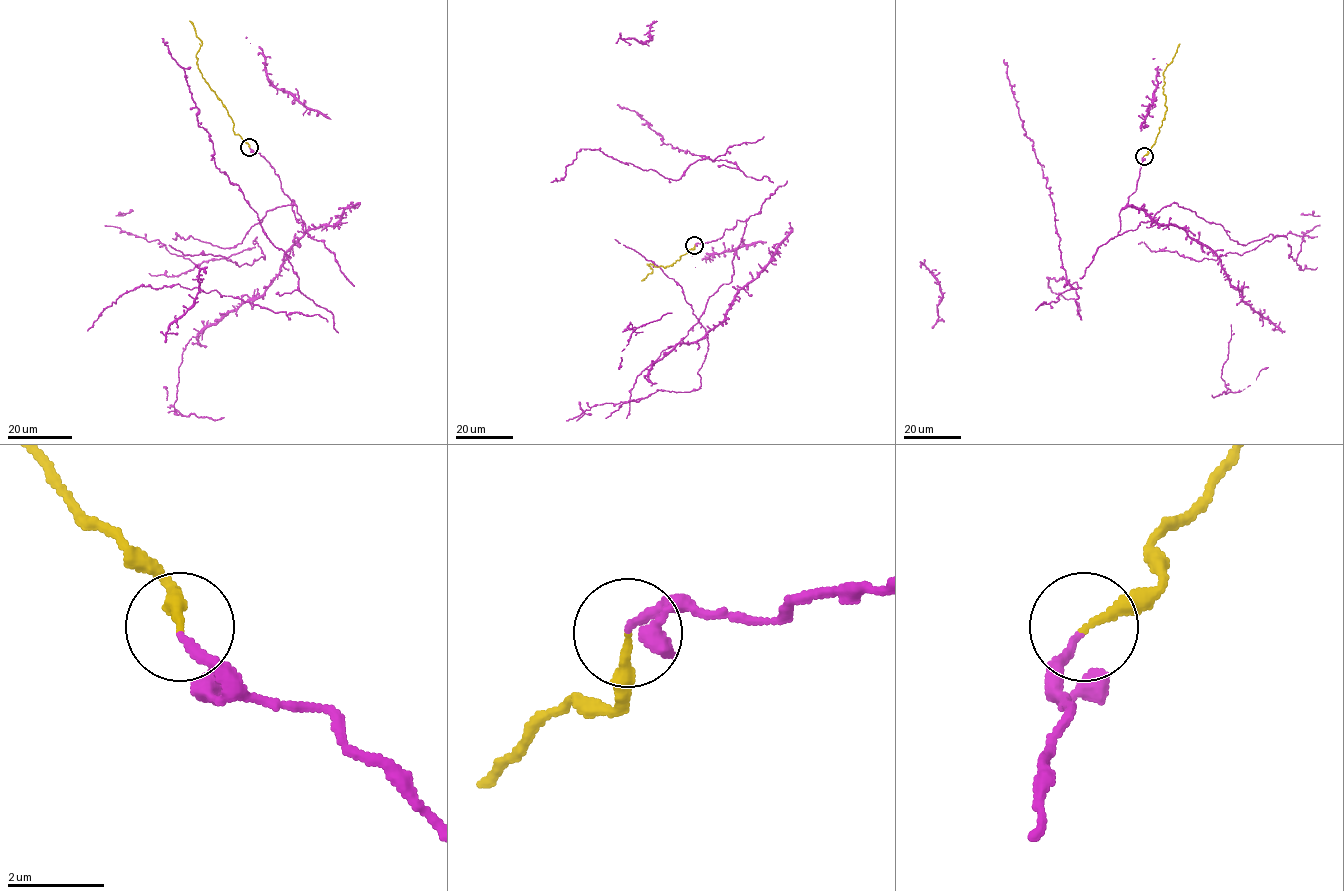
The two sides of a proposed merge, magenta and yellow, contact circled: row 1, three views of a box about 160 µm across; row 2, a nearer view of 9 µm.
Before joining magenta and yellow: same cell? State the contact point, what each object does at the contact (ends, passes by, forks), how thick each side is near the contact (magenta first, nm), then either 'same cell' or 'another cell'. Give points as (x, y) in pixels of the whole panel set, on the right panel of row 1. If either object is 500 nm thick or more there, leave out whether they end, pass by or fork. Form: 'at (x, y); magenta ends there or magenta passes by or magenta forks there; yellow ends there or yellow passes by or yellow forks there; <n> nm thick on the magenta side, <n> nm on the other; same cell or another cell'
at (1144, 156); magenta ends there; yellow ends there; 190 nm thick on the magenta side, 190 nm on the other; same cell

